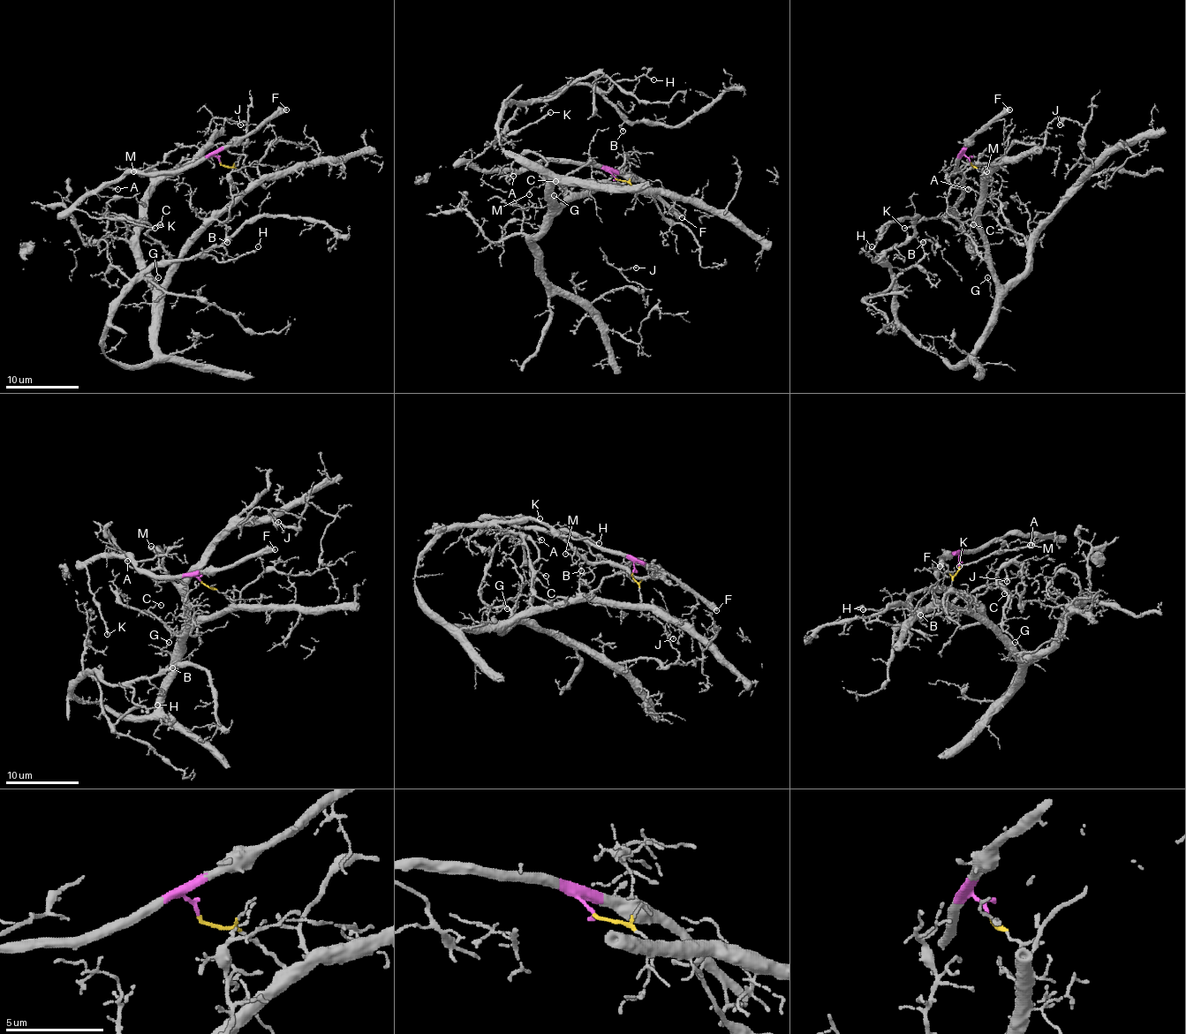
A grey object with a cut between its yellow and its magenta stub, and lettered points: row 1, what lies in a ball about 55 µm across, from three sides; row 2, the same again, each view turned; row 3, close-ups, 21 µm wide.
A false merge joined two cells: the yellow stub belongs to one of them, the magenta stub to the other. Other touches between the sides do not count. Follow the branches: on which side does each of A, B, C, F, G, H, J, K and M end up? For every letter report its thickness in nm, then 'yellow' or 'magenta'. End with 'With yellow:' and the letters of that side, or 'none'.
A: 130 nm thick; magenta
B: 140 nm thick; yellow
C: 120 nm thick; yellow
F: 500 nm thick; magenta
G: 100 nm thick; yellow
H: 90 nm thick; yellow
J: 130 nm thick; yellow
K: 150 nm thick; magenta
M: 80 nm thick; magenta
With yellow: B, C, G, H, J

